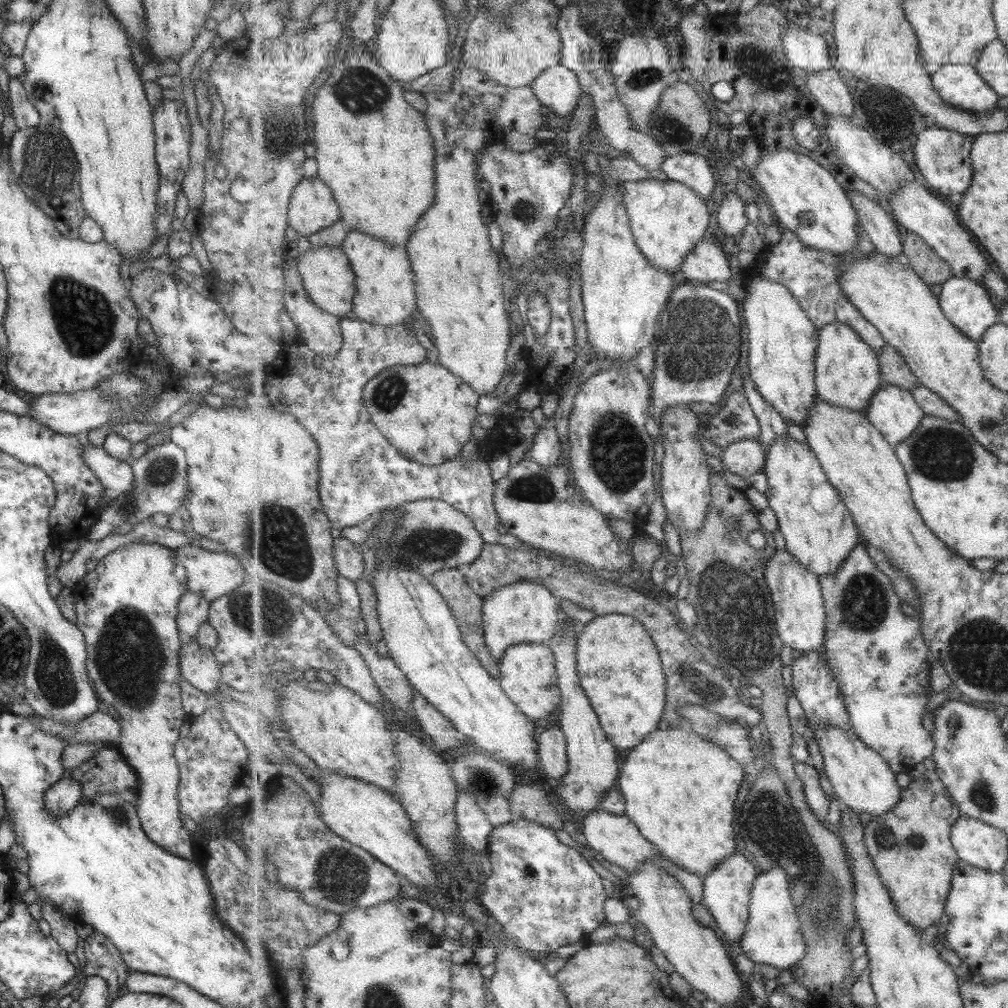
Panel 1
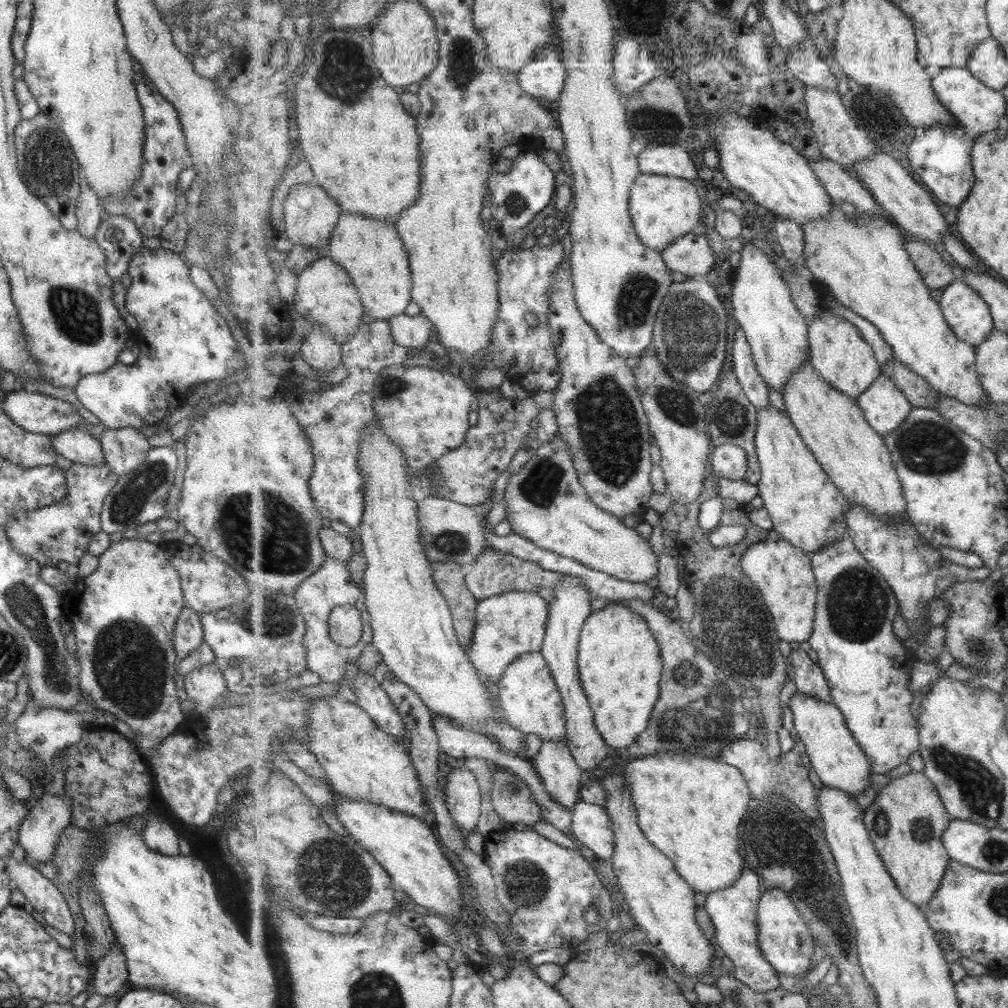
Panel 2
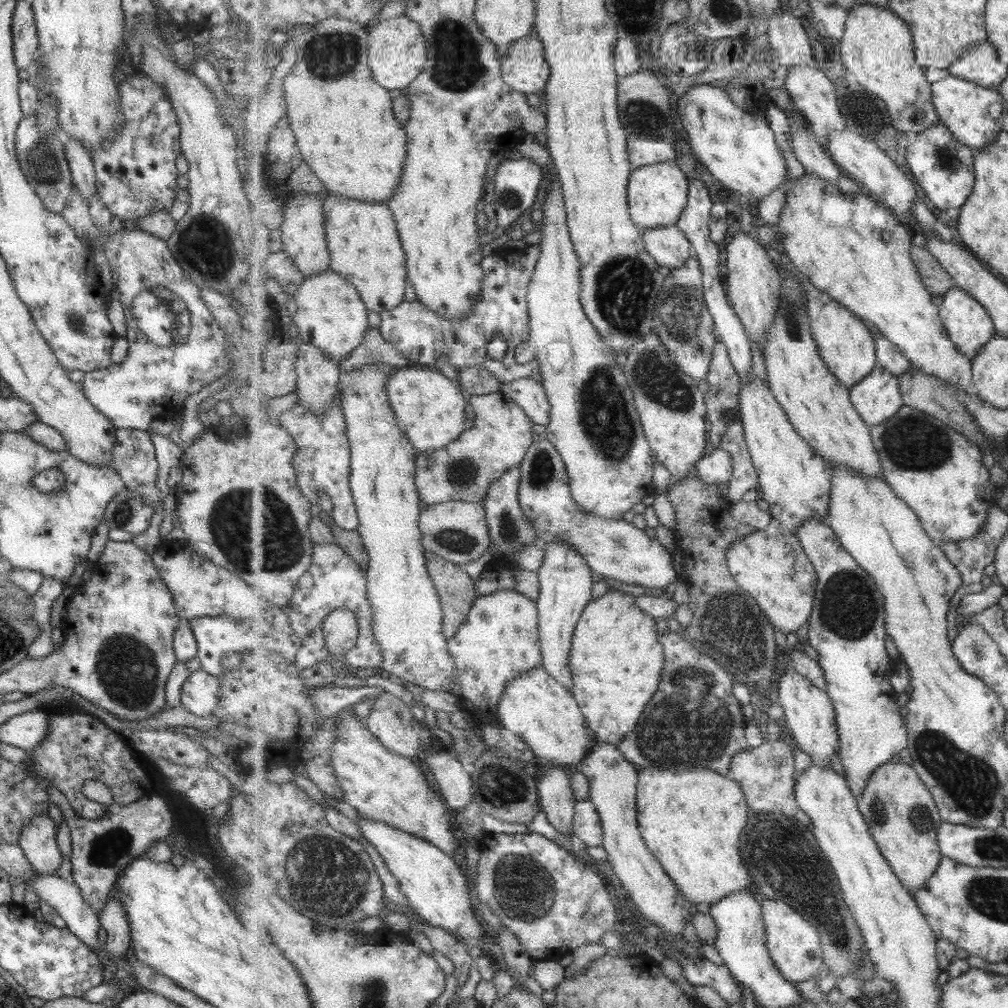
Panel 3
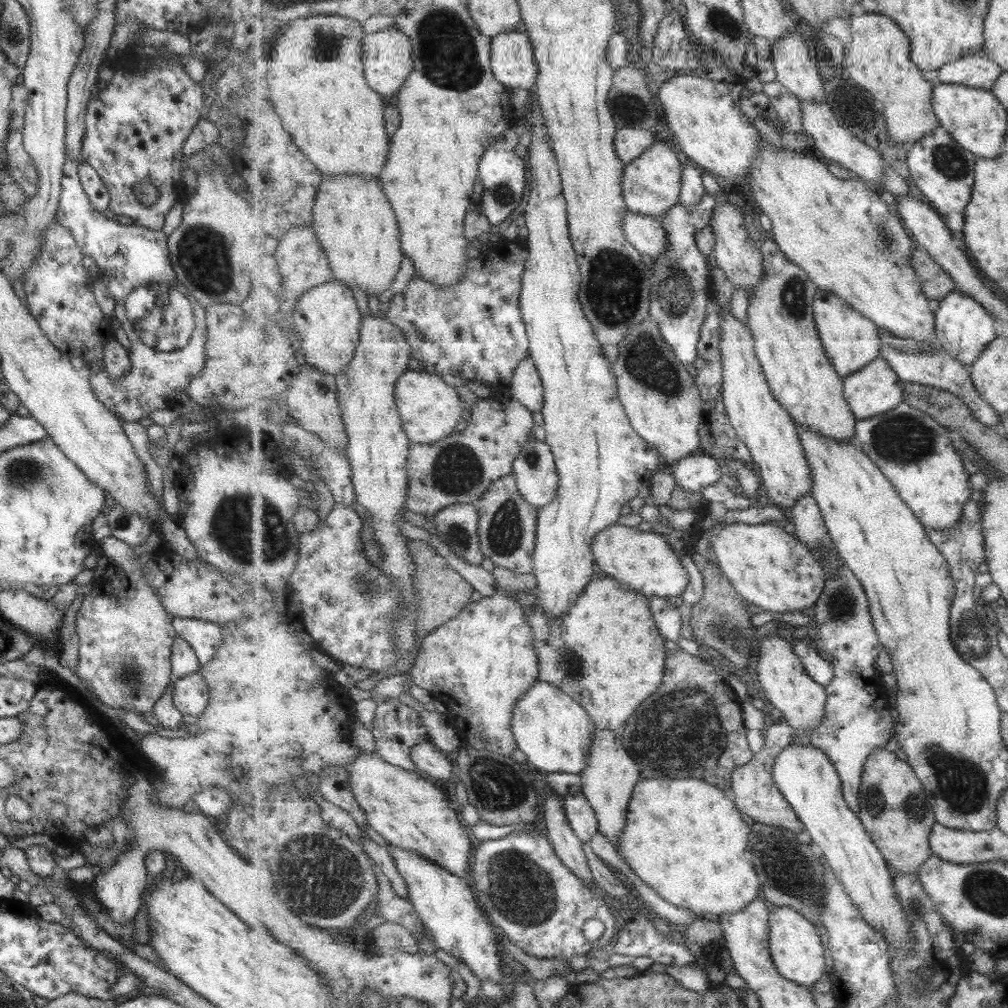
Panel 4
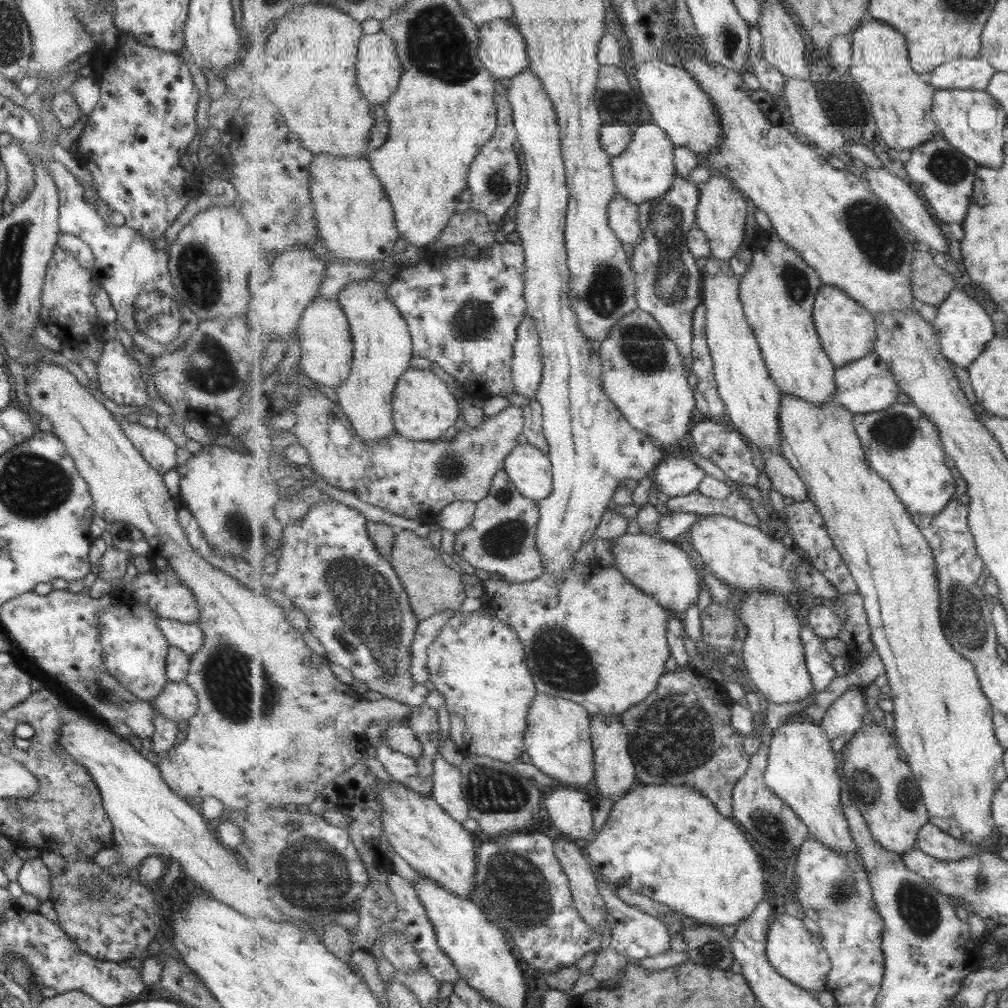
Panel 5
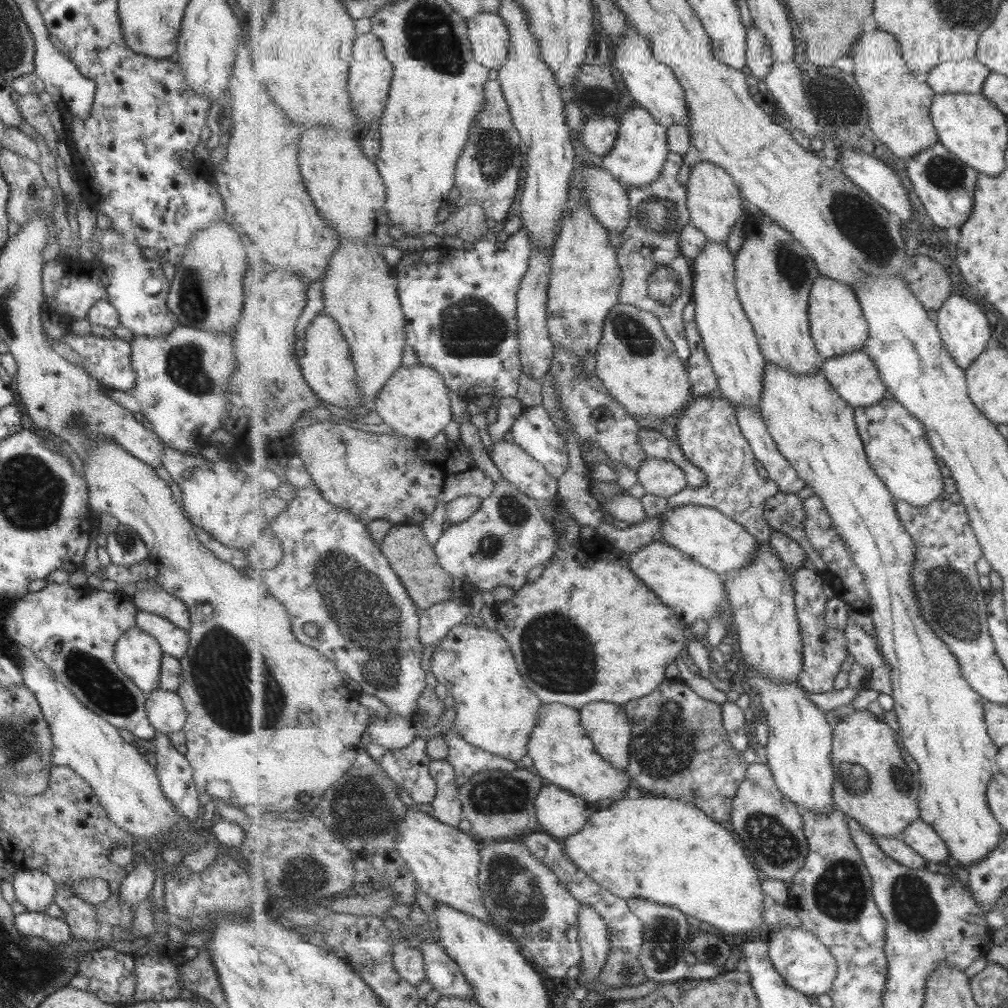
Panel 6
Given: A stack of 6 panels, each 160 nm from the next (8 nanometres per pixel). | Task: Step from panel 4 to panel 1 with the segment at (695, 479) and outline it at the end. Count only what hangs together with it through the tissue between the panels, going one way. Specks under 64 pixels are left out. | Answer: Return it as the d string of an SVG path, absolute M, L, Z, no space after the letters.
M742 440L723 450L721 459L731 473L747 479L763 471L768 461L767 445L759 440Z

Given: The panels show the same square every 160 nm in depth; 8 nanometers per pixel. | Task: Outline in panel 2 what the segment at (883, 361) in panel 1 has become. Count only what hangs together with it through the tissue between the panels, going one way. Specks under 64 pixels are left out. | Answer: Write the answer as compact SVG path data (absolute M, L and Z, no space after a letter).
M896 357L883 365L882 374L893 380L913 406L935 409L938 405L940 392L934 389L926 378L919 376Z

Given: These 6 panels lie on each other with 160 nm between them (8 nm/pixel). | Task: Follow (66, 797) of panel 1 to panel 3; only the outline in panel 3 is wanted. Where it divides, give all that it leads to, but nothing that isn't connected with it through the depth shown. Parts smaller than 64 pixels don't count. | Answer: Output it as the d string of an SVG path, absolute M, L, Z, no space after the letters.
M46 813L29 818L18 834L17 845L37 874L53 875L60 868L62 856L55 845L55 832L55 824Z

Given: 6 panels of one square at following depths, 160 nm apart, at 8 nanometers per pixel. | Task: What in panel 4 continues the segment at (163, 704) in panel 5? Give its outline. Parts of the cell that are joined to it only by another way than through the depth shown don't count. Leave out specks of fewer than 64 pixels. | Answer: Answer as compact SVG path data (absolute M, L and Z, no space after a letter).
M193 672L172 682L173 708L176 708L182 715L197 716L205 708L207 697L207 685L198 672Z

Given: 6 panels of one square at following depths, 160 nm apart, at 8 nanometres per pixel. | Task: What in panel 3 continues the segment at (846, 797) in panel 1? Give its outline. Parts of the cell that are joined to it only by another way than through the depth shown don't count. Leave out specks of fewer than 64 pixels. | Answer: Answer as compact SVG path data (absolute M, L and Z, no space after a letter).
M789 667L778 680L778 701L781 704L785 725L790 729L791 736L801 750L811 757L812 763L831 769L831 758L838 756L840 751L840 734L834 702L828 692L813 685L795 668Z

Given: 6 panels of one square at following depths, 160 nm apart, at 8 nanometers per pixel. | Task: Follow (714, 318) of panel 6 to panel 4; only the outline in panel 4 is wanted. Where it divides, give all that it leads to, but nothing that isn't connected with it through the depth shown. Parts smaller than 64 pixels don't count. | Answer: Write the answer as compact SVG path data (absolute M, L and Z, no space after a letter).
M714 267L710 276L712 297L723 304L721 321L721 354L723 361L723 400L727 416L735 427L739 438L749 447L756 461L770 503L789 513L803 496L812 495L814 473L806 457L797 423L790 411L775 398L764 373L762 362L755 350L754 335L750 327L740 322L731 312L731 296L735 284L719 267Z

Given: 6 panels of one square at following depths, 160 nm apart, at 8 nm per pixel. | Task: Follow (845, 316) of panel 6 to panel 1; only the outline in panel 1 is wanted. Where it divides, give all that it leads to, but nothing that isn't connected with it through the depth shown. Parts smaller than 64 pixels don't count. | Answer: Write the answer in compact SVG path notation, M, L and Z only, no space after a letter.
M834 322L818 329L819 346L816 369L818 396L851 410L866 412L871 398L885 382L879 360L879 352L869 346L858 331L845 323Z

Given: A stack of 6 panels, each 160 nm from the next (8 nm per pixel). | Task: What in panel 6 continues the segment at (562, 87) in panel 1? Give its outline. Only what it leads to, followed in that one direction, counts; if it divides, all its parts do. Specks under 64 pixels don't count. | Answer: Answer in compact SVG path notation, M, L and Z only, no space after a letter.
M481 13L468 22L475 60L496 71L505 66L511 54L511 32L503 16Z

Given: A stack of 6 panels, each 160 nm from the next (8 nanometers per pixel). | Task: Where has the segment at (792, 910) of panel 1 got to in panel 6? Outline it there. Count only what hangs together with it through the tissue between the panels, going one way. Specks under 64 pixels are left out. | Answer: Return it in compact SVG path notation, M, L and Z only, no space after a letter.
M785 926L779 930L770 931L767 940L770 945L771 962L791 987L802 991L812 999L821 994L830 993L838 978L838 962L830 947L821 942L818 935L802 927Z

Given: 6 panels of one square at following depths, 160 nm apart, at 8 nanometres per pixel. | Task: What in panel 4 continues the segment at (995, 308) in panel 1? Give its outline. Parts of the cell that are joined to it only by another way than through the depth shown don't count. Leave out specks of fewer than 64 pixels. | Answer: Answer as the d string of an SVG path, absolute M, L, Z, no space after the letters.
M953 290L939 304L940 307L935 313L939 347L970 367L990 342L997 338L993 318L977 299L962 291Z

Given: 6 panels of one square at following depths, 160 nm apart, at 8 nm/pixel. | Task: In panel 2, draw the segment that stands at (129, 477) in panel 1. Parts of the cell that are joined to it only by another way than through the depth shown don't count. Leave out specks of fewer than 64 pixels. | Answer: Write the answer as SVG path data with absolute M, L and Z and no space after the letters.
M81 428L62 430L50 438L50 448L66 460L81 464L104 464L100 442Z

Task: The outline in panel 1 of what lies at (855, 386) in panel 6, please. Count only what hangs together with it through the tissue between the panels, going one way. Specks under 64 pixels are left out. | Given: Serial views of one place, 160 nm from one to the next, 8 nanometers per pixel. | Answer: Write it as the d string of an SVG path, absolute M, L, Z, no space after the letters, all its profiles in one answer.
M887 382L871 398L866 413L893 447L909 438L926 416L912 391Z

